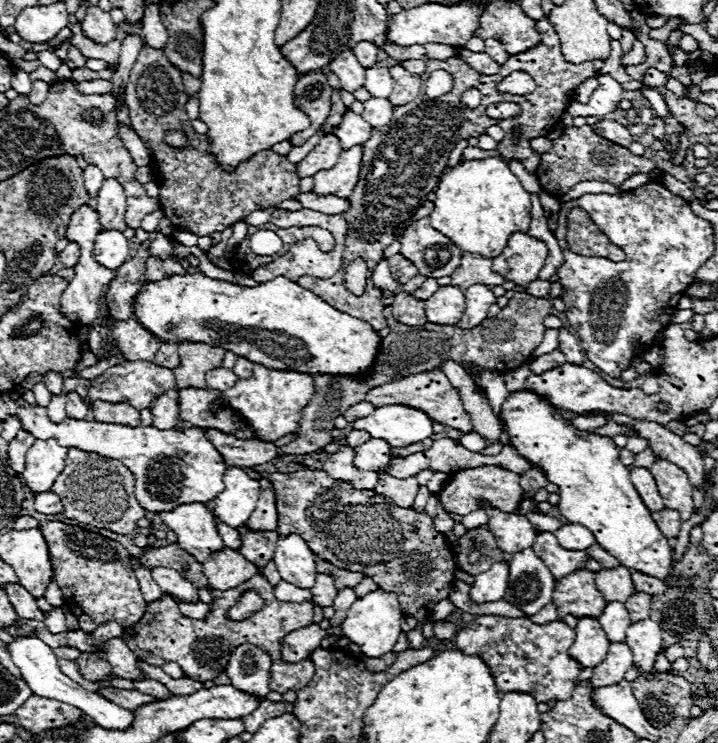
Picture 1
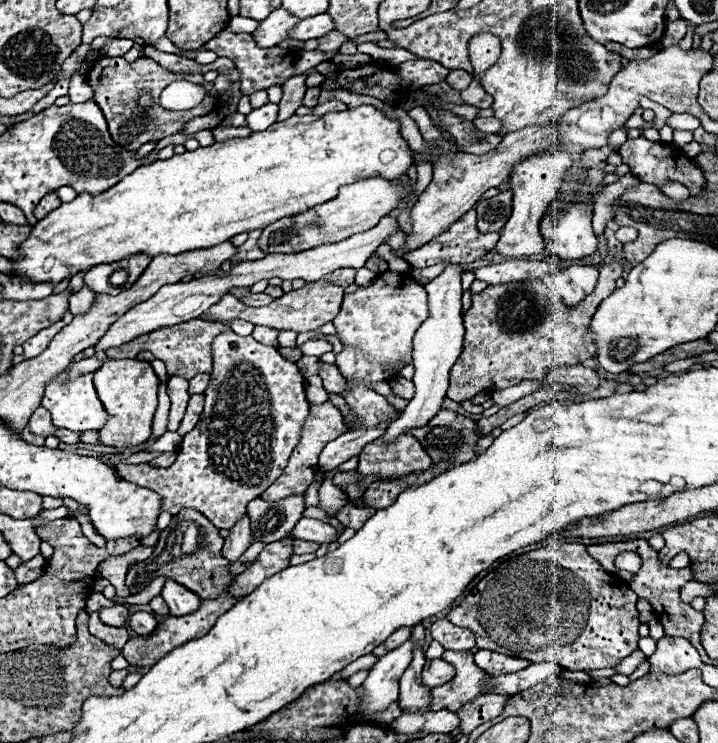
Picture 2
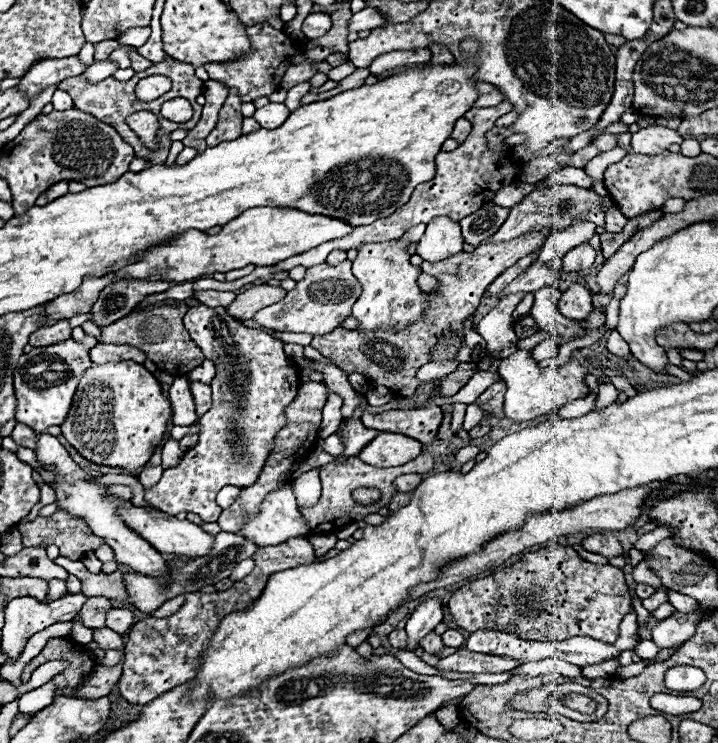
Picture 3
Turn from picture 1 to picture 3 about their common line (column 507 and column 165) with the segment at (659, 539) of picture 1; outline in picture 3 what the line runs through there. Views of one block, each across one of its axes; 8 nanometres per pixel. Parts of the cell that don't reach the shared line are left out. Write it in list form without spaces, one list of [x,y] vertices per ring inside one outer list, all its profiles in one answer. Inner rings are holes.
[[[132,360],[94,364],[78,384],[62,436],[90,462],[138,470],[162,444],[172,414],[170,402],[164,398],[158,380],[142,364],[140,368],[134,364]]]

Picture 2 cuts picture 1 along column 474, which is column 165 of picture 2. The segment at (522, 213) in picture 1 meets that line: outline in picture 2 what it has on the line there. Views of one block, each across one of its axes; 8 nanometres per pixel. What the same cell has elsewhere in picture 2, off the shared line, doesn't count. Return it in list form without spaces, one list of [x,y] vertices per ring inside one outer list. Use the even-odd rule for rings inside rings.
[[[358,106],[342,112],[328,112],[324,116],[294,114],[262,132],[252,132],[248,138],[214,142],[212,146],[194,152],[174,154],[168,160],[140,166],[98,196],[88,192],[78,194],[72,202],[64,202],[32,226],[28,240],[20,244],[20,258],[10,260],[12,270],[6,276],[18,278],[20,282],[50,282],[56,286],[66,278],[92,270],[92,266],[120,262],[132,254],[182,254],[184,250],[216,246],[236,234],[262,230],[280,218],[328,202],[336,198],[338,188],[348,182],[372,176],[398,180],[410,166],[412,150],[400,134],[400,122],[390,120],[374,106]]]

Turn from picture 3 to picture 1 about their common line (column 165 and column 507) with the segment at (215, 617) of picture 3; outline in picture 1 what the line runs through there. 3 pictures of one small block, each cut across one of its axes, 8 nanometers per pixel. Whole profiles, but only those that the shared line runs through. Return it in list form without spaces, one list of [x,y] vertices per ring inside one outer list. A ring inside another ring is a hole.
[[[478,616],[456,634],[456,646],[464,650],[464,654],[480,654],[480,658],[484,658],[486,666],[492,670],[500,694],[506,694],[508,690],[524,690],[532,694],[536,702],[568,700],[572,696],[580,674],[580,666],[568,656],[572,642],[574,630],[564,622],[558,620],[538,626],[526,616]]]

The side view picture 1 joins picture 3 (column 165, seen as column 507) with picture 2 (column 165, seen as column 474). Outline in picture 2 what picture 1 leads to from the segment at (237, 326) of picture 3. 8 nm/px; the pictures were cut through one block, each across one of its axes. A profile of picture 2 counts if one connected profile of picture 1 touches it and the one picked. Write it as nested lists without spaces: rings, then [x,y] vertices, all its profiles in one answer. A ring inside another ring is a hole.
[[[224,330],[212,340],[212,372],[210,386],[204,392],[206,404],[200,422],[192,432],[184,436],[178,450],[178,460],[170,468],[154,468],[148,464],[118,464],[116,472],[142,488],[154,490],[162,496],[162,510],[178,514],[184,508],[200,510],[216,528],[232,528],[234,522],[246,514],[246,504],[276,482],[292,450],[300,440],[302,424],[308,416],[310,404],[304,396],[304,376],[294,362],[282,358],[274,346],[256,342],[252,336],[238,336],[232,330]]]

